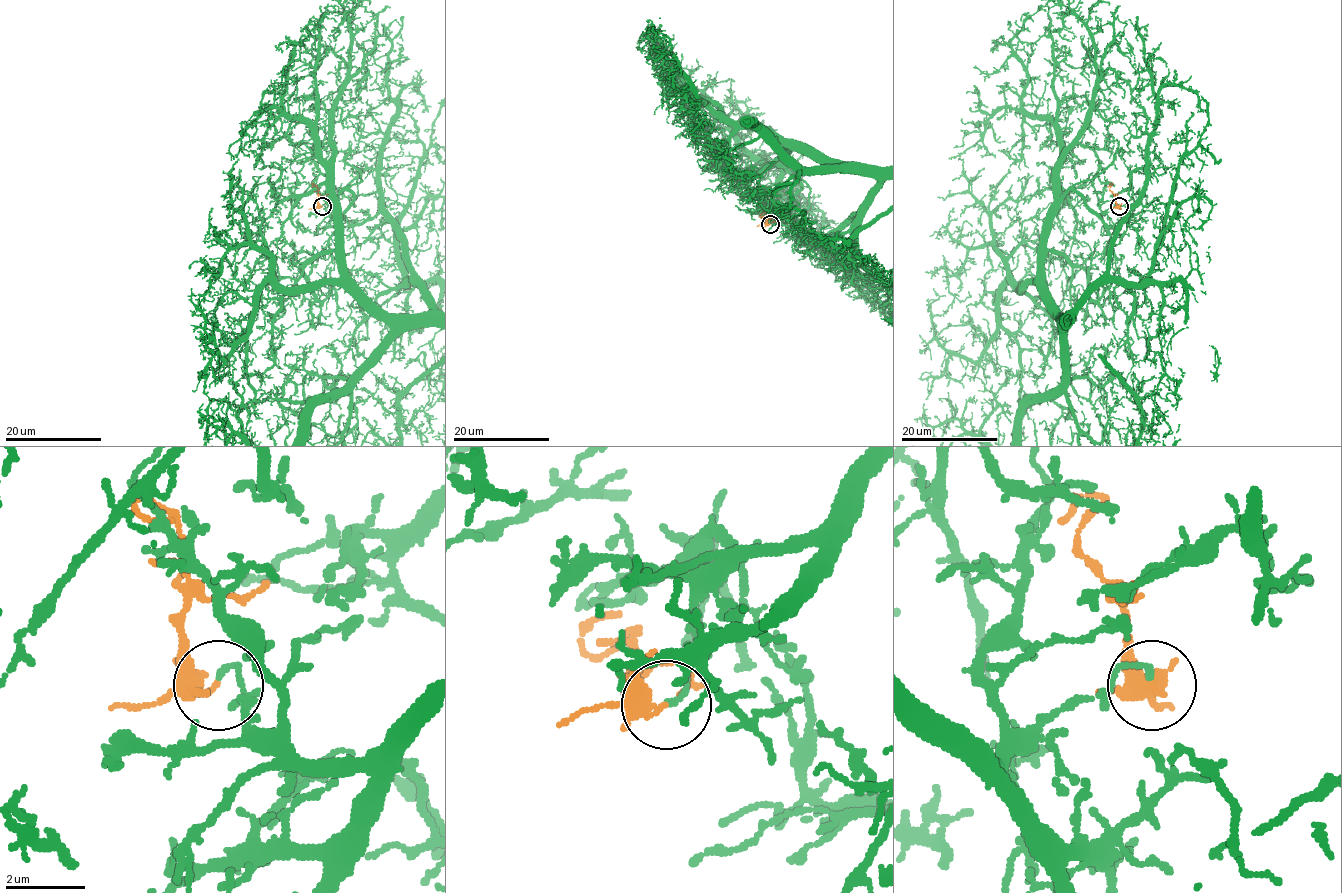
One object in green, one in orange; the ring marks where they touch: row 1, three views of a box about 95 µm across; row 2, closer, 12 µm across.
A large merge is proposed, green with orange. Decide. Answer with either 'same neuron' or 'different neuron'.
different neuron

